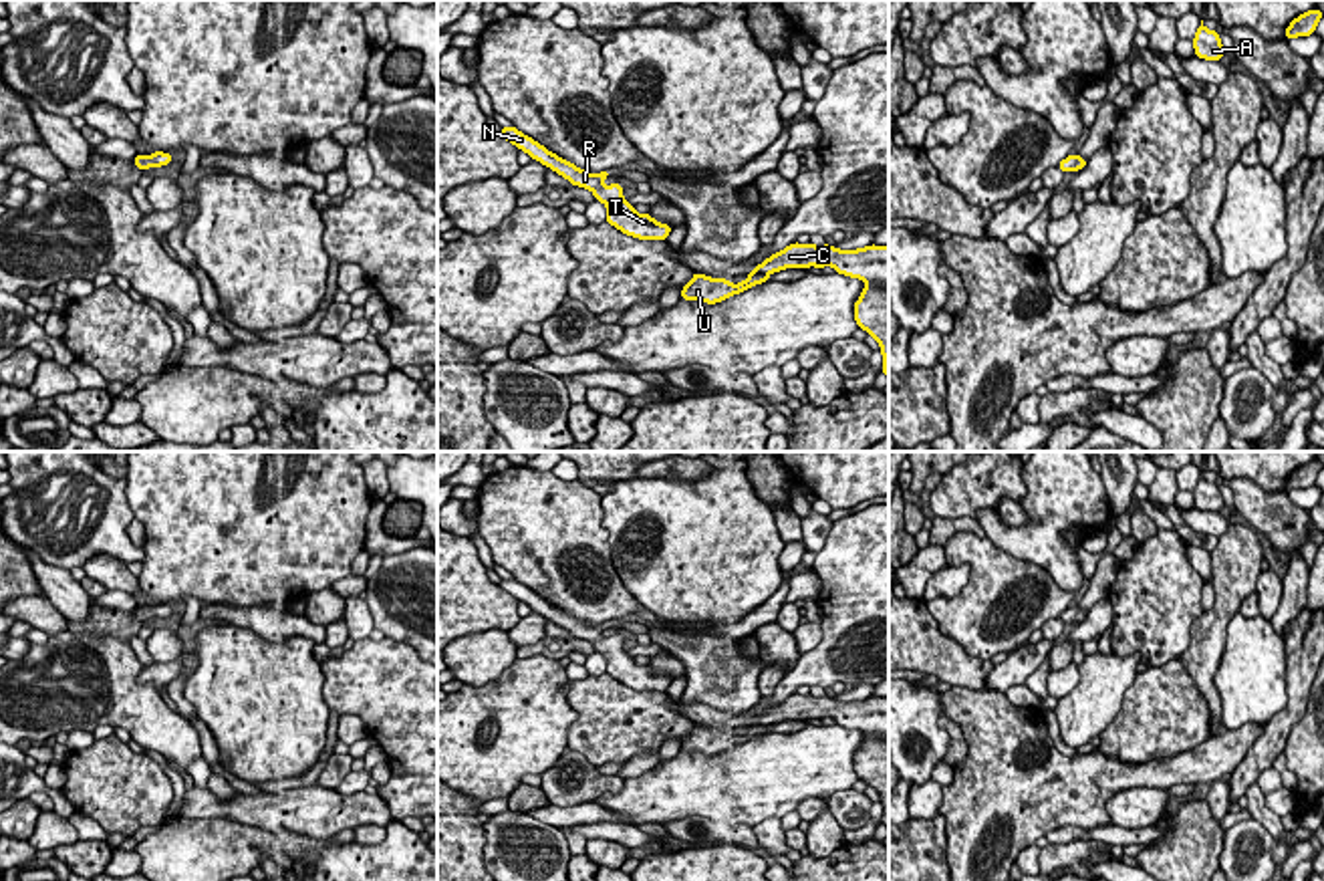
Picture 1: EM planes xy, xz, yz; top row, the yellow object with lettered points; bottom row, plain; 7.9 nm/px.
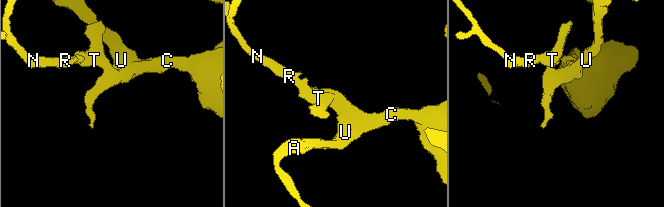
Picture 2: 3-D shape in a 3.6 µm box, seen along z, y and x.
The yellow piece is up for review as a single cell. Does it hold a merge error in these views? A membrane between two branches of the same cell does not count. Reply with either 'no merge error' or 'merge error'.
no merge error

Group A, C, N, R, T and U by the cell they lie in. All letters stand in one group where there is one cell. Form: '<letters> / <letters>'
A C N R T U

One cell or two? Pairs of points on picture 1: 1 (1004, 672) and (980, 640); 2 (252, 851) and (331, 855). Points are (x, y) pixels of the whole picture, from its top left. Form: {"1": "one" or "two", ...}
{"1": "two", "2": "one"}

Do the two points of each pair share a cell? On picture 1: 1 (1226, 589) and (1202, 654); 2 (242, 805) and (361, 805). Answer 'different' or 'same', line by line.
1: same
2: same

